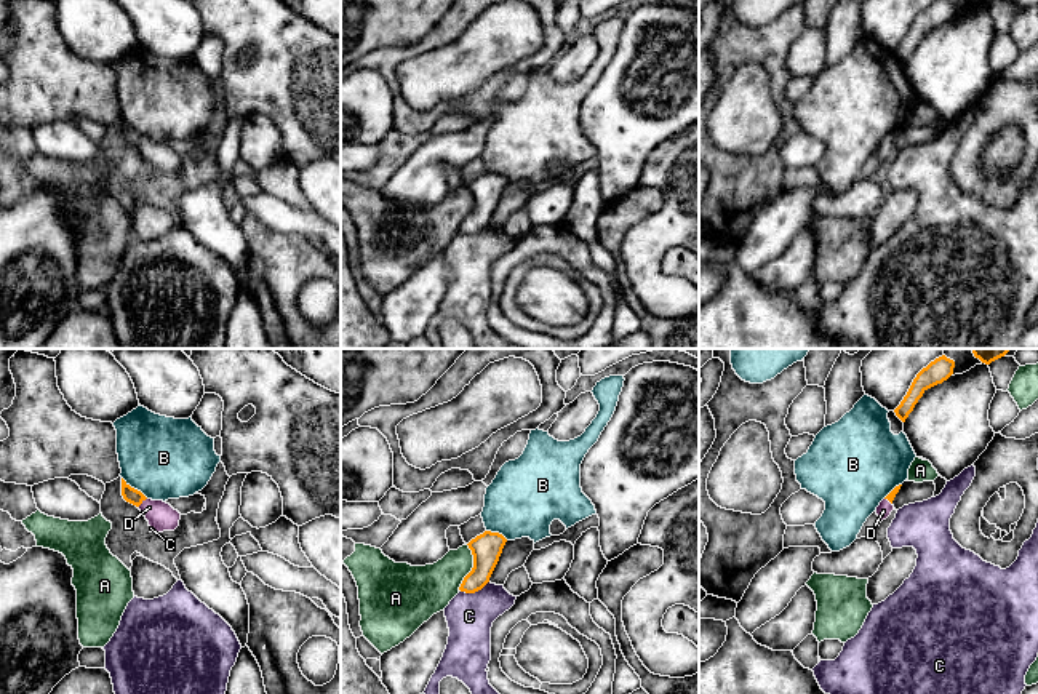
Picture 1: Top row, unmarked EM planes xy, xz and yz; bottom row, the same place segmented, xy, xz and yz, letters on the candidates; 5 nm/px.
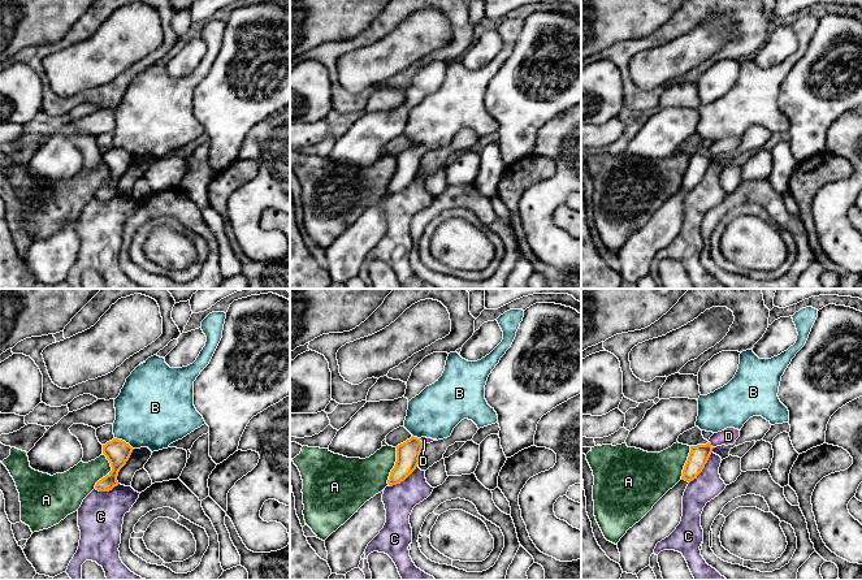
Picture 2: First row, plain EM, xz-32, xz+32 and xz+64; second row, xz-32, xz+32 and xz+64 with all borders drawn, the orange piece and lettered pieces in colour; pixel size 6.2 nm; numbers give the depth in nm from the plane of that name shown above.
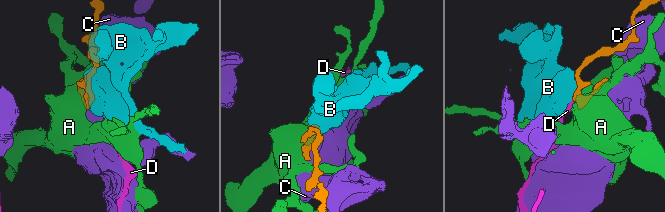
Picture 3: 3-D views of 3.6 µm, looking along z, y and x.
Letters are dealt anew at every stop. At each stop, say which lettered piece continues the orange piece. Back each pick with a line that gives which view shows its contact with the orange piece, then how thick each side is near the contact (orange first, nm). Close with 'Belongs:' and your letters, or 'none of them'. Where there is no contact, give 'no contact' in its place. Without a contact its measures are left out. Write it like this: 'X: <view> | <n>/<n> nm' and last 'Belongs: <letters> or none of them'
D: xy | 80/140 nm
Belongs: D

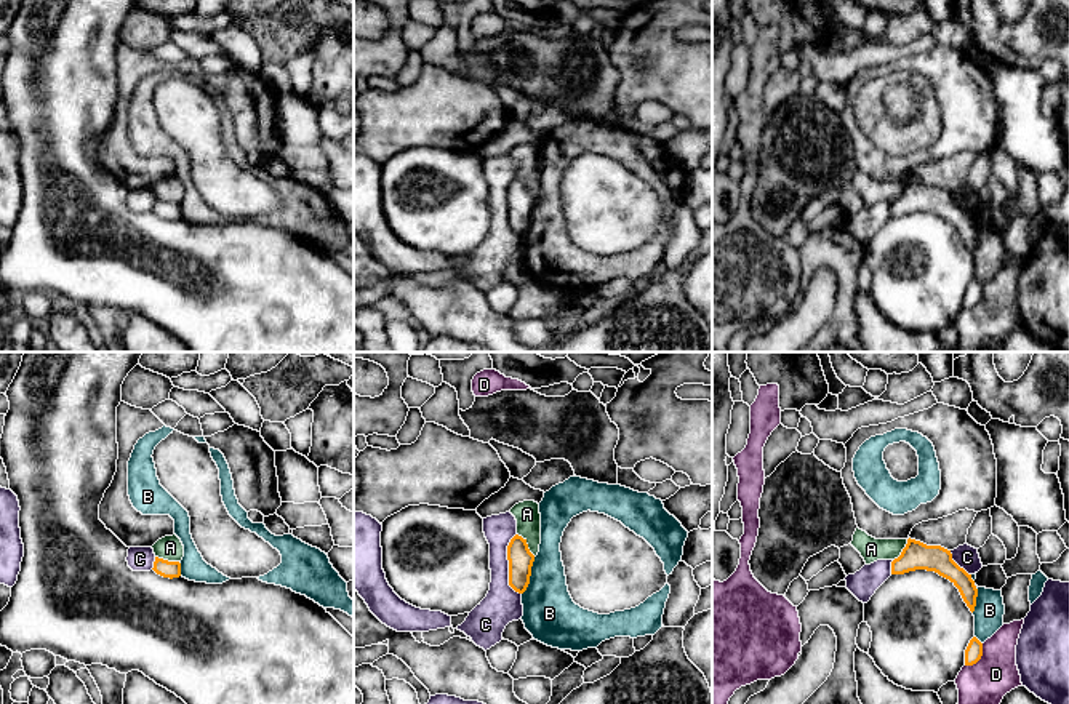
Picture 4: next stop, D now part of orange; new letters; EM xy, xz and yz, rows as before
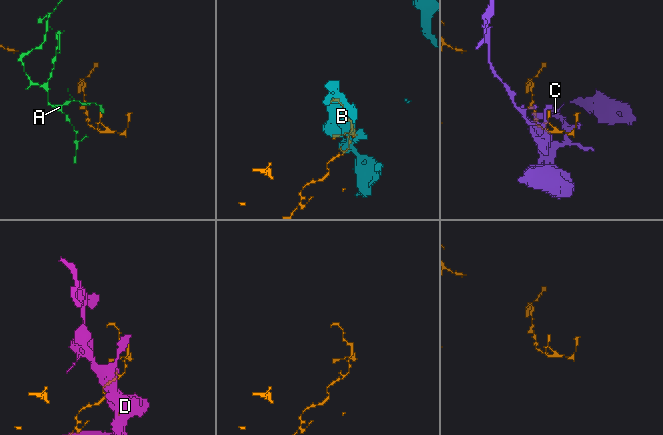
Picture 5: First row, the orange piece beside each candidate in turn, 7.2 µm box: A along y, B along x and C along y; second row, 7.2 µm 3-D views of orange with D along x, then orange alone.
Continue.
Belongs: none of them

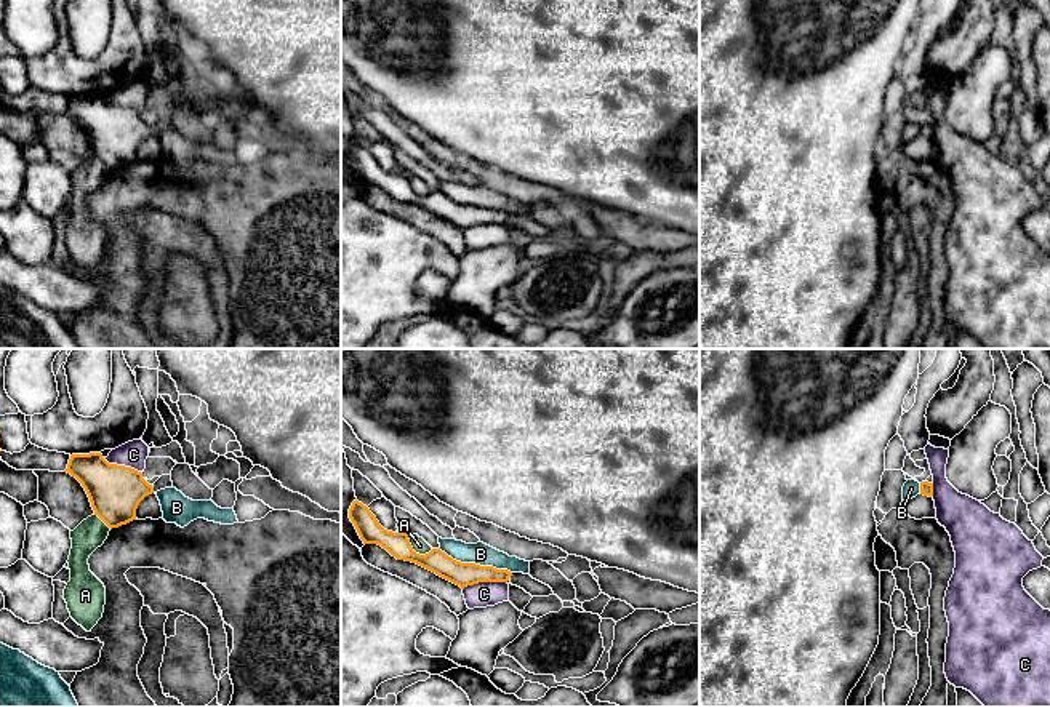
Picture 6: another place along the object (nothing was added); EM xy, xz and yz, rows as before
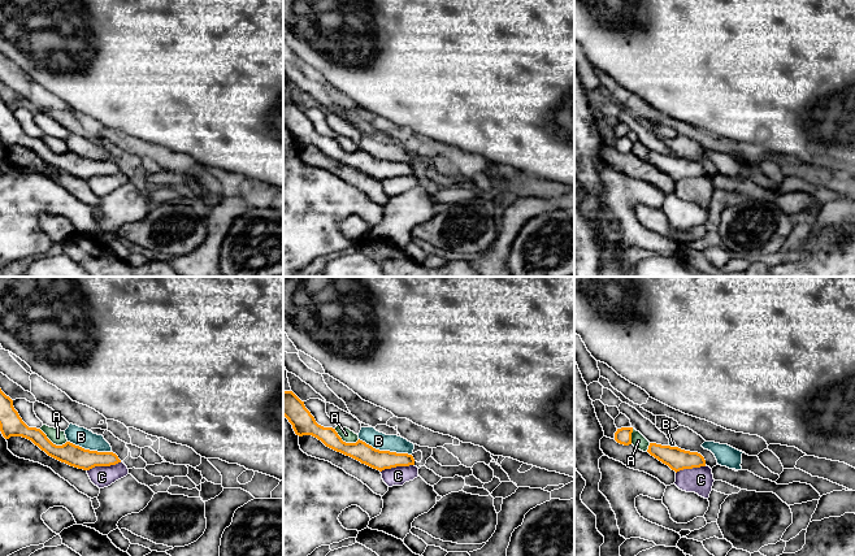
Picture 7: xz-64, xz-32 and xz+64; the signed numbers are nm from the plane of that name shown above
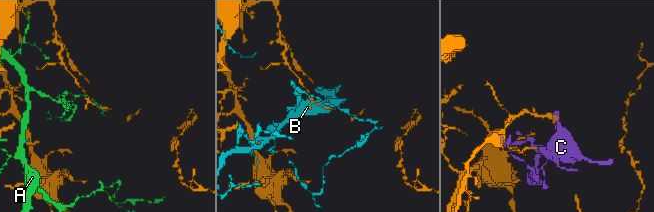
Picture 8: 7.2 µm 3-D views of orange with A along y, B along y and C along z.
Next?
Belongs: none of them

